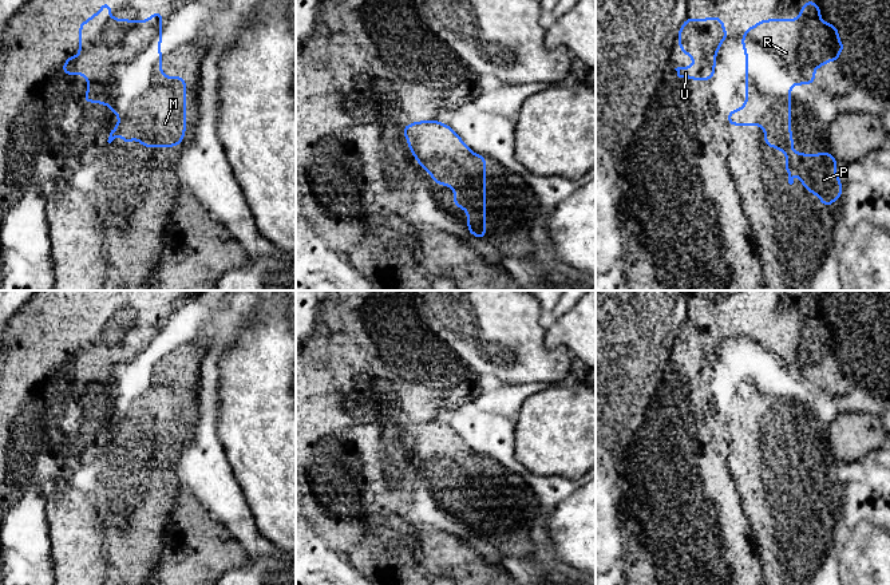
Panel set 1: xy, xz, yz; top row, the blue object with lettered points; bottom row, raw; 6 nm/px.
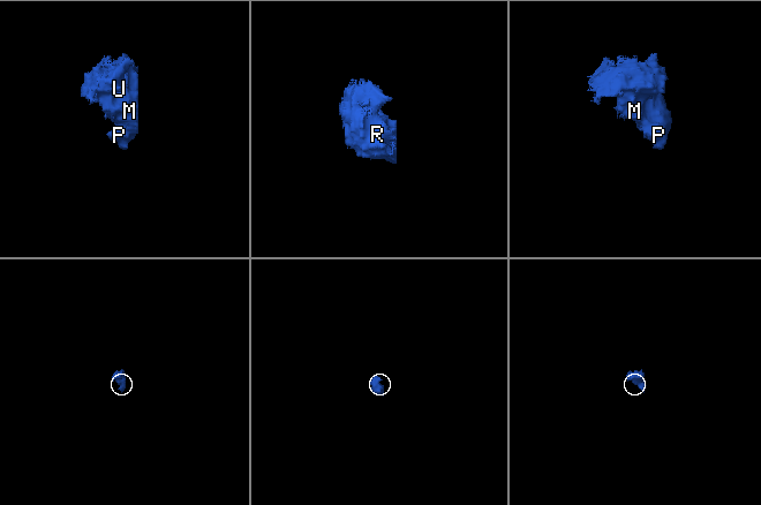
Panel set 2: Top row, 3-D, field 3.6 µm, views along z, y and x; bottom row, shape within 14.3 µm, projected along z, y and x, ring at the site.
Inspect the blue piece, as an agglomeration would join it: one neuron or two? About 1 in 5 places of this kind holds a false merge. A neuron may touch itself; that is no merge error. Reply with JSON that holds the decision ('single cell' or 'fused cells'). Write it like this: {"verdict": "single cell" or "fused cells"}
{"verdict": "fused cells"}

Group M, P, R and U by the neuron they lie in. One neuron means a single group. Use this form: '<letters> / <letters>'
M P / R U

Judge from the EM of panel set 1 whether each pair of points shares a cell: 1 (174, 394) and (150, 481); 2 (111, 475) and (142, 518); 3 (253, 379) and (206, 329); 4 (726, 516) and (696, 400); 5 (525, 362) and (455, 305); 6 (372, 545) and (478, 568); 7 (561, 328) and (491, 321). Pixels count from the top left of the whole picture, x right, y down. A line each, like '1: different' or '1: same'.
1: same
2: same
3: different
4: same
5: same
6: different
7: different

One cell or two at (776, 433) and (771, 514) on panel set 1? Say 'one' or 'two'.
one

